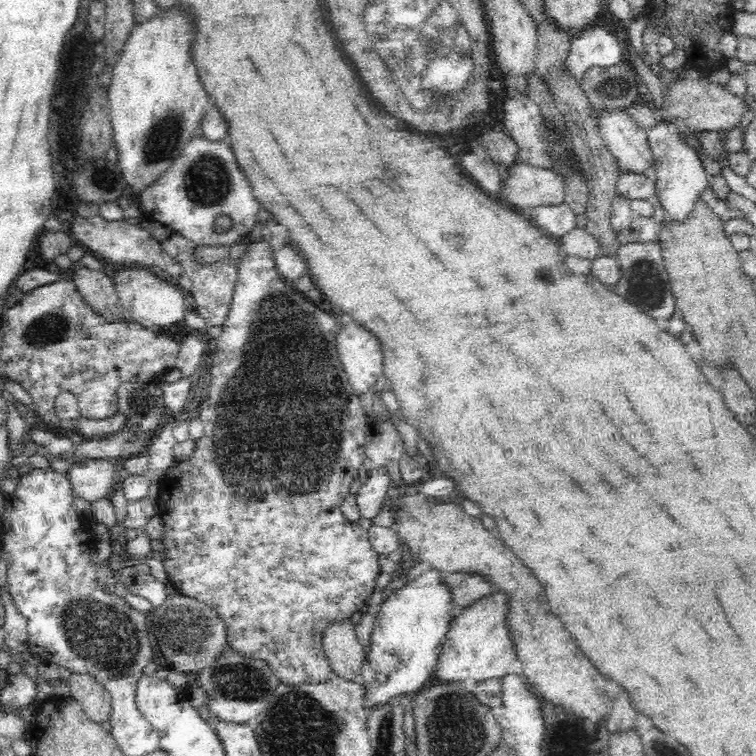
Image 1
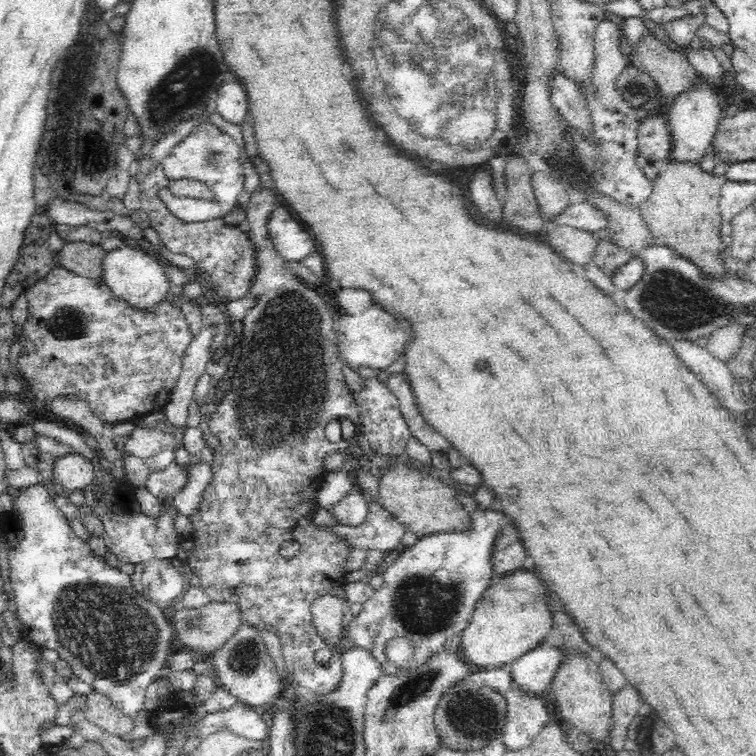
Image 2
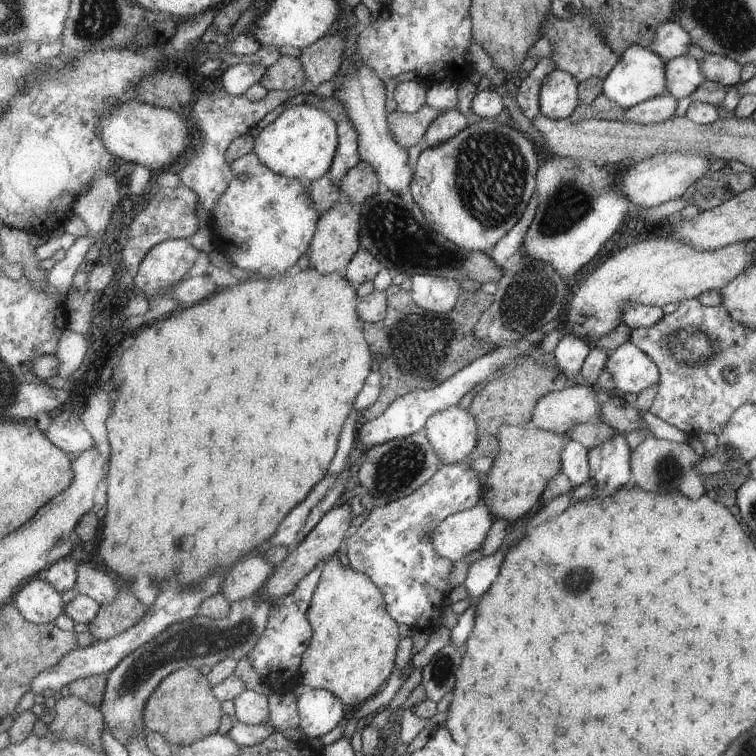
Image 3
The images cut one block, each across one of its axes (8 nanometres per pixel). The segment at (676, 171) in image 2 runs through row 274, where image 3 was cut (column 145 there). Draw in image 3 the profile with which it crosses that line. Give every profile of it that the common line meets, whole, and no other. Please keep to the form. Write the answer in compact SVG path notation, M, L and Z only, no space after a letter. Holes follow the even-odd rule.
M186 666L171 673L154 690L144 710L144 721L148 732L161 733L176 749L189 746L217 733L223 720L221 701L215 696L207 675L195 667Z

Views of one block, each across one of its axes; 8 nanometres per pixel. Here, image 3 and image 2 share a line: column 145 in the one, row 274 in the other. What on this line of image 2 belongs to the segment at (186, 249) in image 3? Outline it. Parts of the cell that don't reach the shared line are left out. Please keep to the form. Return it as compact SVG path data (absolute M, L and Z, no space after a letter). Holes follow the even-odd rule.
M259 187L252 195L249 196L249 202L245 212L246 218L249 222L249 236L256 241L257 245L257 278L253 280L253 286L249 290L252 294L259 296L258 304L255 304L248 310L243 319L243 339L241 340L241 355L235 367L235 373L231 378L232 384L228 392L219 396L219 405L215 413L211 415L210 419L205 421L204 426L209 429L214 435L219 438L219 445L213 451L213 461L211 463L212 478L209 480L207 487L203 490L203 499L199 502L197 511L189 516L193 529L191 535L188 535L183 542L186 543L188 549L188 557L186 564L192 567L193 572L200 577L200 587L204 593L212 599L212 601L234 602L238 603L241 608L241 620L249 622L254 628L258 630L268 630L278 635L282 655L286 662L286 670L288 676L294 680L295 685L304 688L308 693L314 694L320 698L329 695L331 692L337 691L338 685L341 683L343 677L343 667L340 664L341 657L332 654L334 658L330 660L332 664L328 666L320 666L316 664L315 653L321 649L328 648L327 642L318 634L317 628L314 626L313 618L311 616L312 601L324 594L339 594L341 589L345 586L346 575L348 574L347 566L345 565L347 559L354 550L349 546L348 542L339 540L339 536L333 534L328 527L318 526L313 522L314 508L316 504L316 490L319 490L324 480L324 460L328 454L326 450L326 438L324 438L324 426L328 424L328 420L333 421L341 417L350 418L354 425L362 427L359 416L359 407L356 404L353 393L348 389L346 381L344 380L344 373L342 372L342 360L338 359L338 343L336 340L336 331L334 331L334 318L331 316L331 311L328 309L322 296L314 291L312 287L291 274L288 269L287 261L282 261L276 254L270 239L266 234L266 218L270 216L270 210L274 208L274 194L272 190L262 190ZM288 394L304 394L304 404L290 404L290 416L288 416ZM294 541L300 545L300 552L294 558L284 558L280 554L280 546L283 542Z

